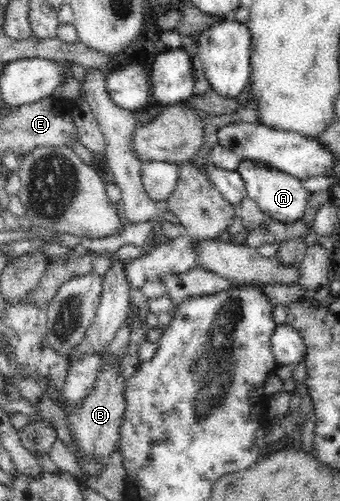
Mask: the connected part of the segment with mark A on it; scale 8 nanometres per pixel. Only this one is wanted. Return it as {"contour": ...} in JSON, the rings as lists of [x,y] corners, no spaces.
{"contour":[[[243,160],[237,169],[237,173],[245,183],[247,196],[254,199],[257,207],[268,217],[285,224],[292,224],[301,219],[310,195],[305,190],[303,181],[299,180],[298,177],[273,169],[263,161],[253,160]]]}

